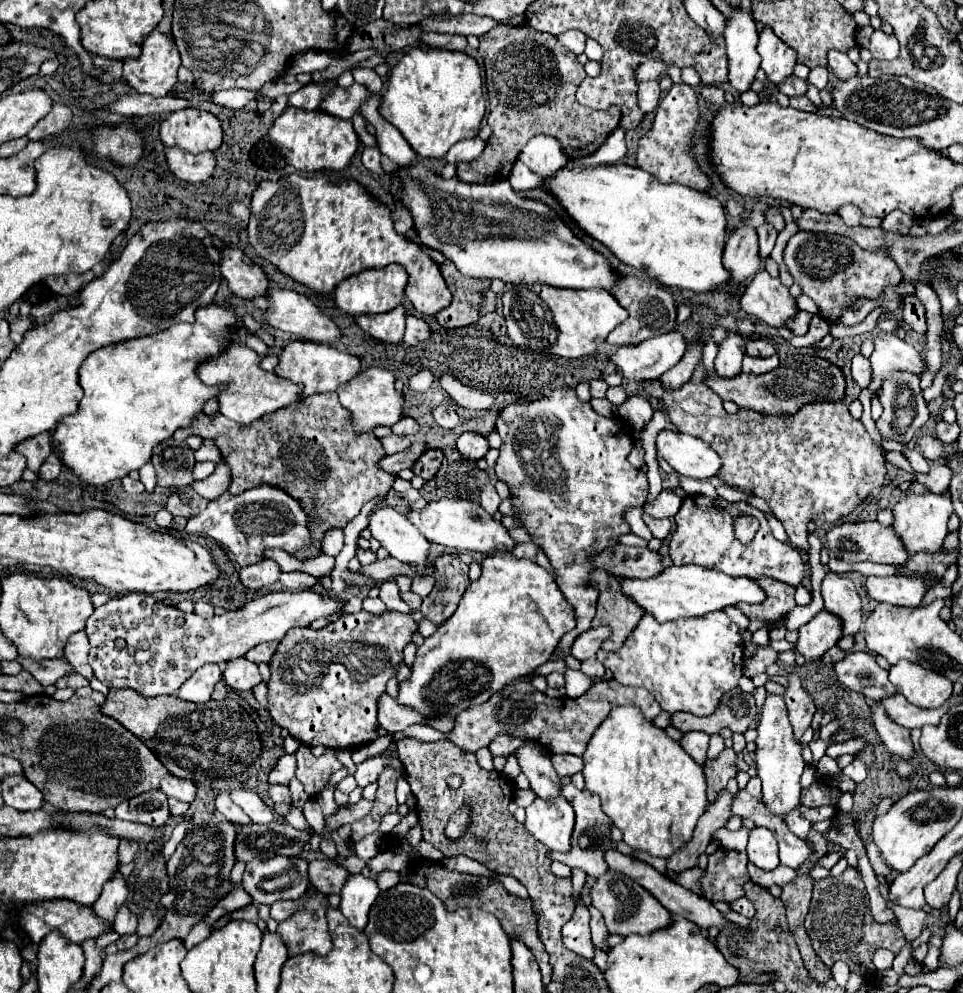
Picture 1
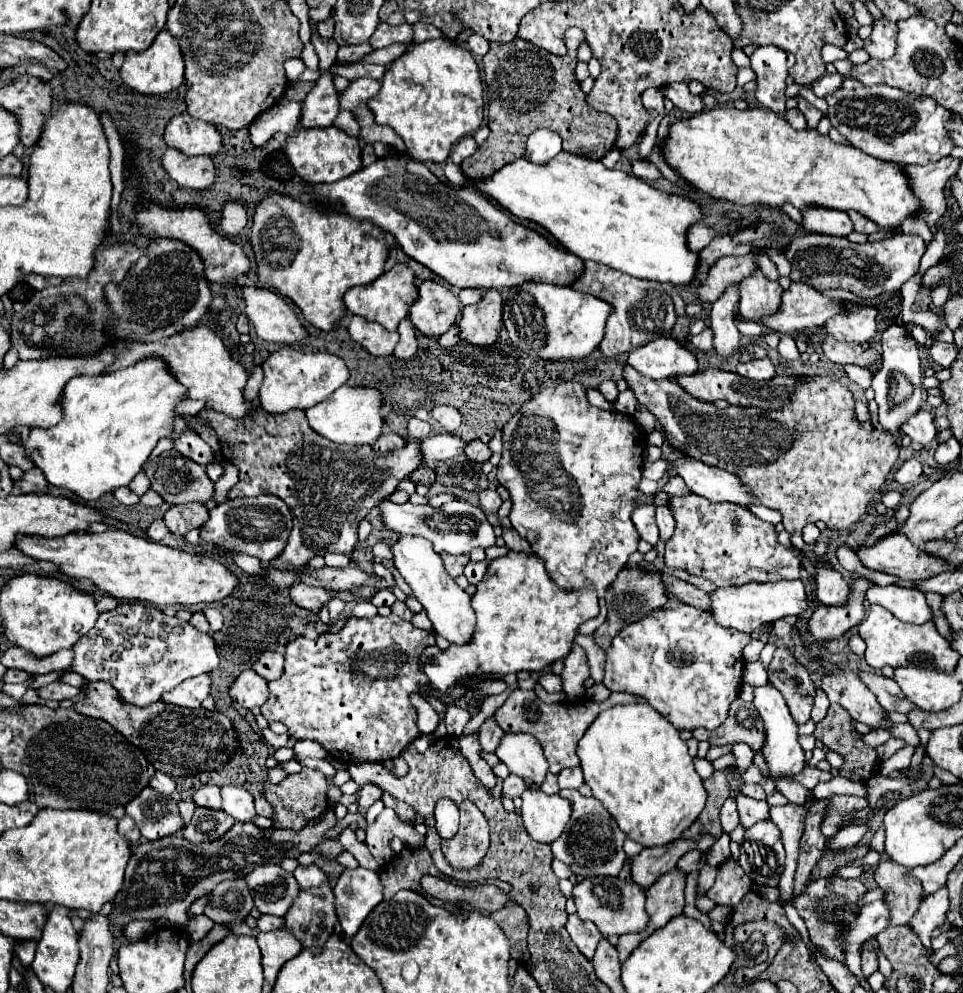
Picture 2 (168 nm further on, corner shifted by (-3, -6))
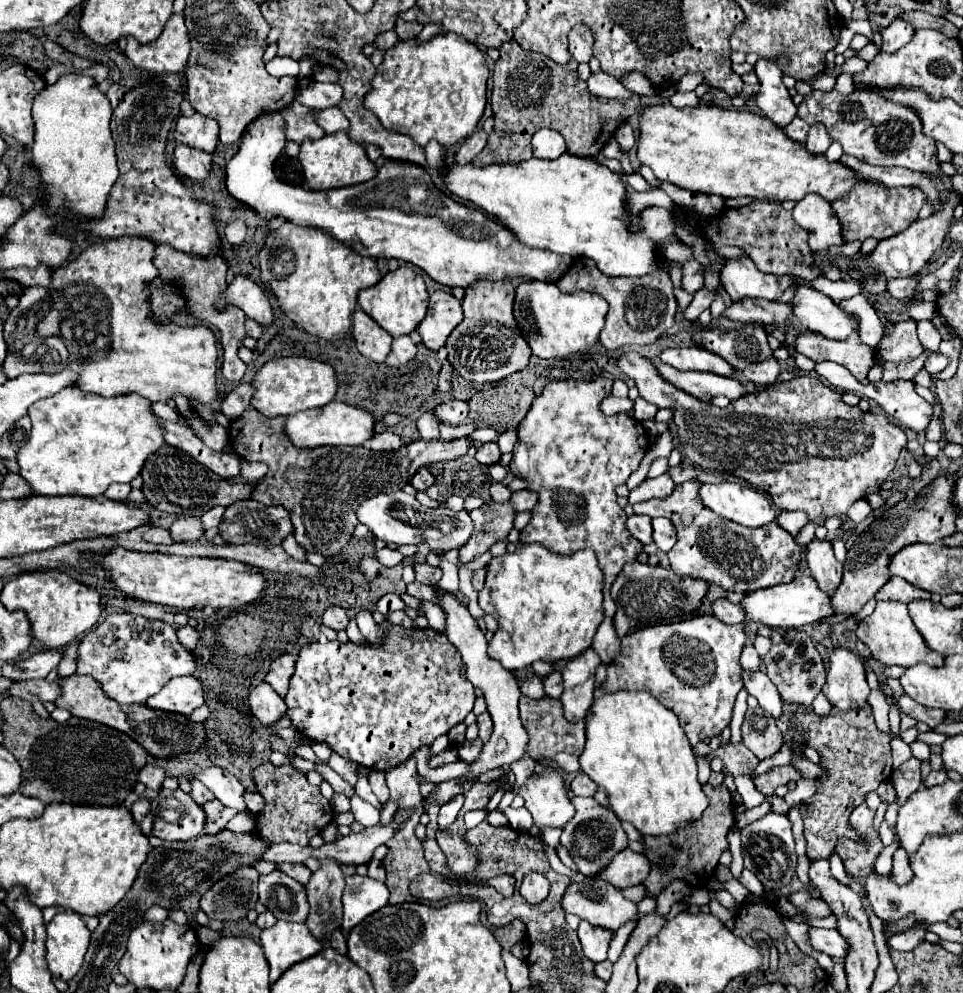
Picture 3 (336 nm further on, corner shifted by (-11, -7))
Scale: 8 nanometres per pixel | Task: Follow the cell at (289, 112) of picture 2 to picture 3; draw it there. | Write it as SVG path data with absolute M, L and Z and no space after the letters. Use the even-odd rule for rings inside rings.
M267 113L255 119L243 133L237 155L227 163L227 191L231 197L255 209L261 217L271 219L275 215L283 215L285 219L297 225L311 225L331 233L335 239L351 245L355 251L367 257L385 257L385 259L403 259L411 261L419 269L423 269L431 279L449 287L469 287L479 279L535 279L535 281L559 281L561 275L573 263L573 257L557 255L547 249L533 249L525 243L519 243L511 231L507 231L499 221L489 217L485 211L477 207L469 207L453 201L447 193L439 191L431 175L425 167L407 161L387 159L377 175L365 183L349 185L343 189L329 191L313 191L307 187L293 187L277 179L274 173L274 163L285 147L285 129L281 113Z

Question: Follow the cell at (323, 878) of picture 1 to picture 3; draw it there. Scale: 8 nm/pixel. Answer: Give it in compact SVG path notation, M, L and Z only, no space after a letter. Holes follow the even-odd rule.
M279 863L277 869L285 871L289 877L299 881L301 885L307 885L307 881L311 879L311 869L307 865L303 865L303 863Z

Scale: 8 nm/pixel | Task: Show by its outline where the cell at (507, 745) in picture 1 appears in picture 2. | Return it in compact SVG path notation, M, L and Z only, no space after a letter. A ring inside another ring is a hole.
M489 716L483 726L479 728L479 744L487 752L495 752L495 746L499 746L499 738L503 736L503 730L495 722L493 716Z

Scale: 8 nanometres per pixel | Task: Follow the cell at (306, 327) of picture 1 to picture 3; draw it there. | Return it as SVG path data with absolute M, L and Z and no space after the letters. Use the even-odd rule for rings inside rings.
M237 275L229 283L229 287L223 293L221 301L217 303L217 307L223 309L229 303L243 309L245 315L249 319L255 319L259 325L271 325L273 323L271 301L265 297L265 291L245 275Z

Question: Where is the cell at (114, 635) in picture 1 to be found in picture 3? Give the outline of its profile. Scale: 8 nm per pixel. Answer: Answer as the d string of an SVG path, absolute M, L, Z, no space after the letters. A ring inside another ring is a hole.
M111 613L77 643L77 673L91 675L117 703L143 703L177 675L193 675L197 657L179 643L177 629L165 621L145 619L135 613Z

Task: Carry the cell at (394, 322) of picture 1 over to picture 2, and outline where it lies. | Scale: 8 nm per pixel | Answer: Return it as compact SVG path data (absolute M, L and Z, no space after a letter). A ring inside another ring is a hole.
M351 316L351 322L349 322L347 330L351 334L351 340L359 342L373 356L393 354L395 342L399 338L397 332L389 332L381 324L369 322L369 320L361 318L361 316Z

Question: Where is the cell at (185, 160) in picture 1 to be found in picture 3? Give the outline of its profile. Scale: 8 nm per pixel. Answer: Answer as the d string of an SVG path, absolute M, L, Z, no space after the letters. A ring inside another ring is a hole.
M177 145L173 153L173 165L179 175L193 181L205 181L211 173L211 155L187 145Z

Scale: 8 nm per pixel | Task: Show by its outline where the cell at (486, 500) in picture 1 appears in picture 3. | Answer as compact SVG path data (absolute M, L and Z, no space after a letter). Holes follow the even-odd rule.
M493 483L491 485L491 499L497 503L507 503L511 497L511 491L503 483Z

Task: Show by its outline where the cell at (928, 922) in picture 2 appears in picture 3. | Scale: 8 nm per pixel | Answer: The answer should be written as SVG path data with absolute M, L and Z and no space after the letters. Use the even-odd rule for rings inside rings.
M915 923L909 931L893 935L893 939L889 939L887 945L893 947L893 949L897 949L897 951L909 951L909 949L915 949L915 947L925 939L927 927L929 927L927 923Z

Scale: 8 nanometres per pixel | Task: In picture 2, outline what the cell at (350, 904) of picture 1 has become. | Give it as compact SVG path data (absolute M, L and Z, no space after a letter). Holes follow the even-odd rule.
M365 868L343 870L333 892L337 918L347 940L353 938L367 914L383 900L383 884L379 874Z

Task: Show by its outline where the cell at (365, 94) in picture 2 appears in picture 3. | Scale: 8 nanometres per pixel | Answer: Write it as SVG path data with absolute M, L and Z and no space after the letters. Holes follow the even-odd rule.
M311 83L309 87L299 89L295 99L311 109L337 107L343 99L343 89L339 83Z

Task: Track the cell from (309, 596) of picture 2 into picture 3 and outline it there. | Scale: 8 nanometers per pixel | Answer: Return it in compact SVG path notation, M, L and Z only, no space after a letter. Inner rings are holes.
M331 605L331 607L325 609L325 613L323 613L323 625L339 631L339 629L345 629L347 623L349 623L349 617L347 617L347 613L345 613L343 607Z

